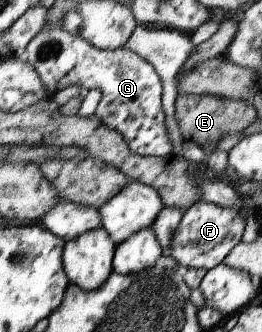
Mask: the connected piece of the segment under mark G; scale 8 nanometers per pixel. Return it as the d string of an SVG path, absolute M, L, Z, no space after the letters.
M61 28L54 30L40 31L26 46L24 58L35 66L43 79L43 86L46 89L44 99L53 99L60 90L68 86L80 86L84 92L98 88L102 97L94 112L98 120L110 130L117 130L122 134L126 146L130 152L143 157L160 157L172 153L172 140L168 138L166 130L166 113L162 106L163 82L158 76L155 67L136 52L128 50L125 46L116 50L98 50L81 36L74 36L71 32Z

